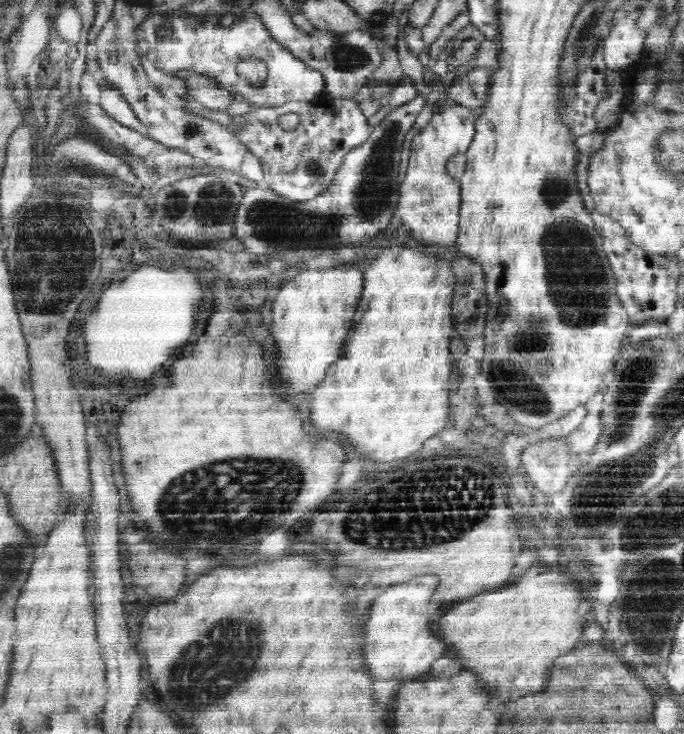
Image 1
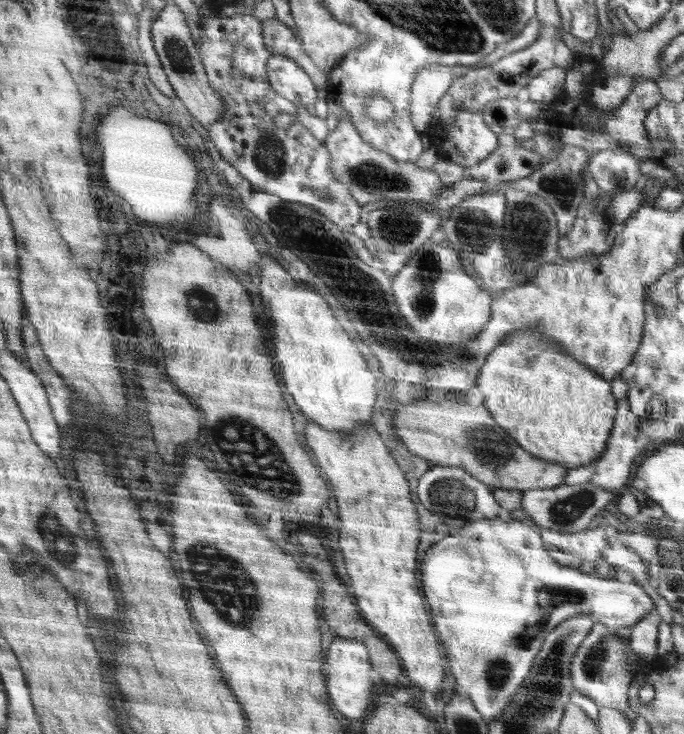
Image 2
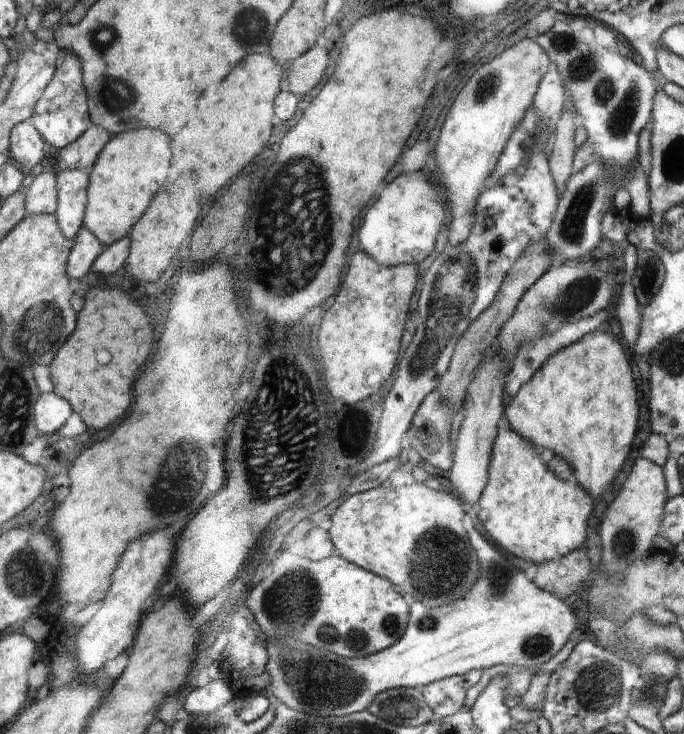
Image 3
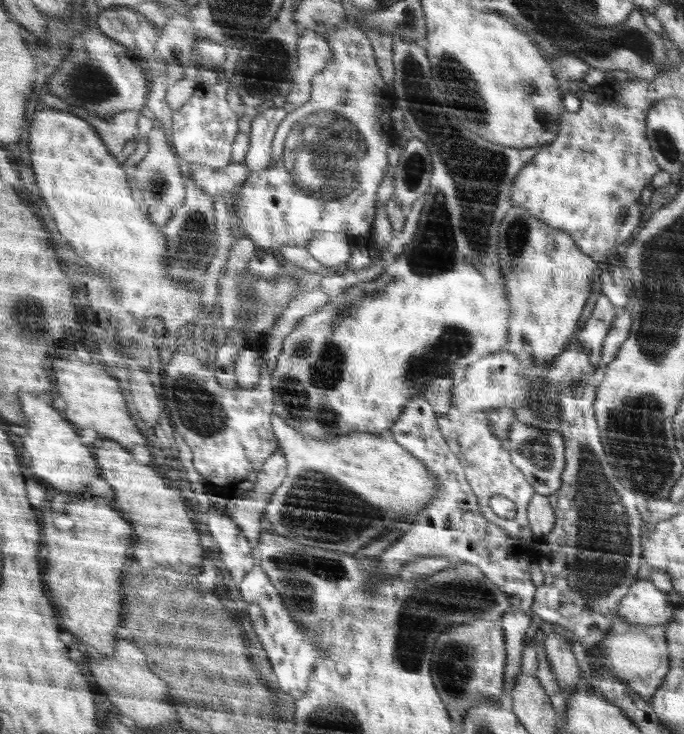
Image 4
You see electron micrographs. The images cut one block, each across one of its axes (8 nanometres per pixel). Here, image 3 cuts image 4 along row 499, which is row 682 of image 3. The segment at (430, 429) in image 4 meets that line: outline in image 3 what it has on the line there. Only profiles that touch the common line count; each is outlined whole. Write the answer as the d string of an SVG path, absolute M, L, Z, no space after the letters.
M482 671L452 676L421 689L424 701L437 718L448 717L463 710L468 690L481 678Z

